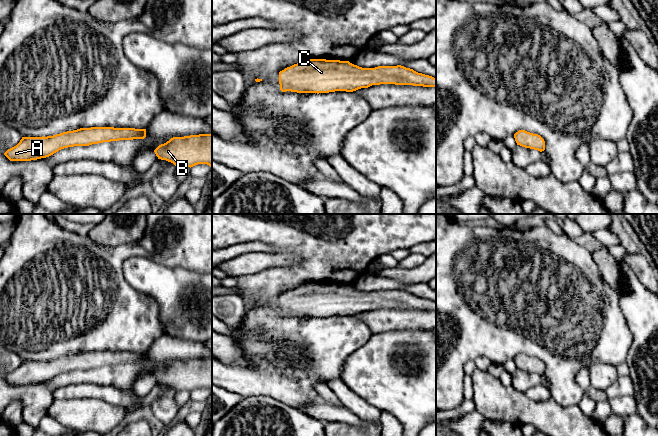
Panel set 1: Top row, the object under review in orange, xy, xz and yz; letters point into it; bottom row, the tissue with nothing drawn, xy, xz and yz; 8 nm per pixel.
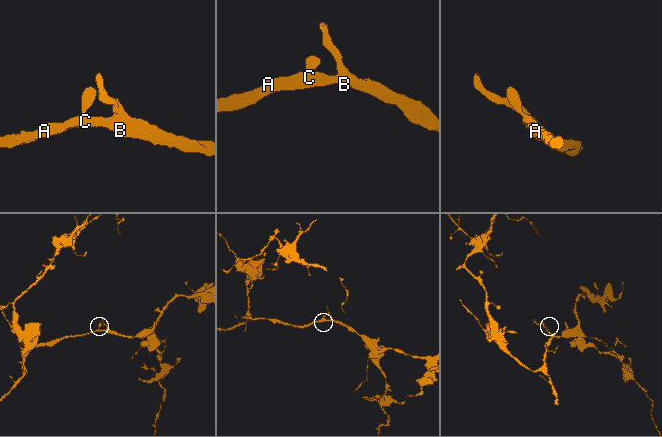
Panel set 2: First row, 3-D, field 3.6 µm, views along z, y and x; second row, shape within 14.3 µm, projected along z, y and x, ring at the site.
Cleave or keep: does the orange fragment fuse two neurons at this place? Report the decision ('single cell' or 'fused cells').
single cell

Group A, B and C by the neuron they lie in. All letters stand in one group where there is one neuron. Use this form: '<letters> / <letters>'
A B C

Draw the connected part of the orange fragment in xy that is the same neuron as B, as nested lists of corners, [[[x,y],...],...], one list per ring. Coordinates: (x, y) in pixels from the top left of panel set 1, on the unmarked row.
[[[212,357],[173,361],[154,374],[158,383],[175,390],[193,391],[207,388],[212,393]]]

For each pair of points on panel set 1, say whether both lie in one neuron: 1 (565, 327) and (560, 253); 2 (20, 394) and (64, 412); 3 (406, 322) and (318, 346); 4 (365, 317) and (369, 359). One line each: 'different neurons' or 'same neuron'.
1: same neuron
2: different neurons
3: different neurons
4: different neurons

